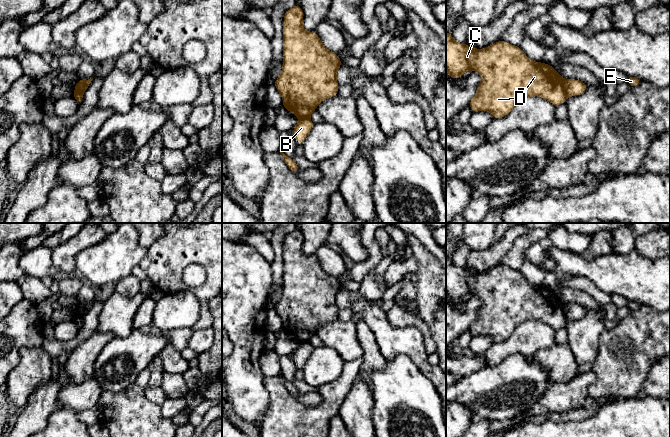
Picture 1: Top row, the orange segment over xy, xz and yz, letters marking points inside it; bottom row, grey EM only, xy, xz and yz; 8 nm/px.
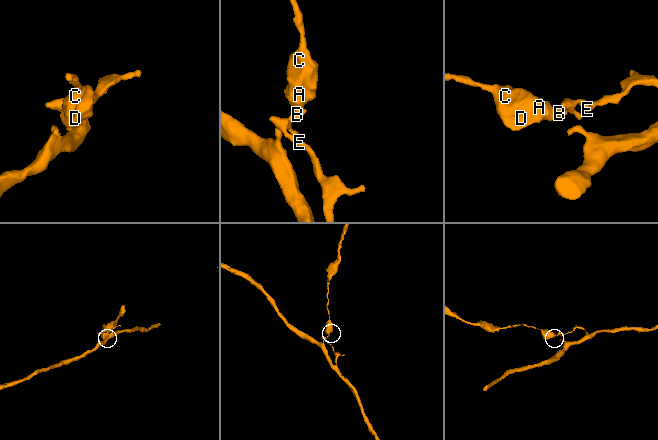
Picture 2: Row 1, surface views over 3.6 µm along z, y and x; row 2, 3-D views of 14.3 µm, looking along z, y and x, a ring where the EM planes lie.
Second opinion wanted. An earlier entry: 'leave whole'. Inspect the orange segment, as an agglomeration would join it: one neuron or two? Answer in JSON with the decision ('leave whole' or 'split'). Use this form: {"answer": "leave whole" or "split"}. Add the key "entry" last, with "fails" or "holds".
{"answer": "split", "entry": "fails"}

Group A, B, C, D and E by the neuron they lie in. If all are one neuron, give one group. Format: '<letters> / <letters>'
A C D / B E

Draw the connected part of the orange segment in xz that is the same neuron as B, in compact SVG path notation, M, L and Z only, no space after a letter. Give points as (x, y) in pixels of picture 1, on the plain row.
M305 342L300 343L300 345L294 350L292 359L297 363L300 370L302 369L314 349L315 348L309 342Z

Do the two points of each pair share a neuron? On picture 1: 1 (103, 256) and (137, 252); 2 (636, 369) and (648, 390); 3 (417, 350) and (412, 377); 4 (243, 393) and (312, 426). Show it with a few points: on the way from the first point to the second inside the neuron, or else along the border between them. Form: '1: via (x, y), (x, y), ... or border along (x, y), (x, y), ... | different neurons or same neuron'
1: via (111, 256), (115, 256), (119, 252), (129, 252) | same neuron
2: border along (655, 362), (648, 372), (640, 396) | different neurons
3: border along (392, 358), (396, 355), (406, 355), (431, 381) | different neurons
4: border along (265, 382), (268, 395), (268, 410), (260, 423) | different neurons

